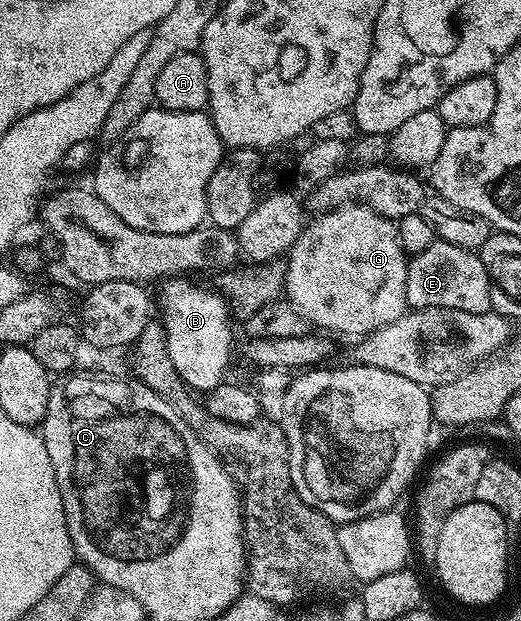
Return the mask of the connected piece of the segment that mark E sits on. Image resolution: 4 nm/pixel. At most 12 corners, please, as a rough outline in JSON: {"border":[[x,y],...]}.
{"border":[[437,239],[408,262],[414,309],[486,313],[479,252]]}

